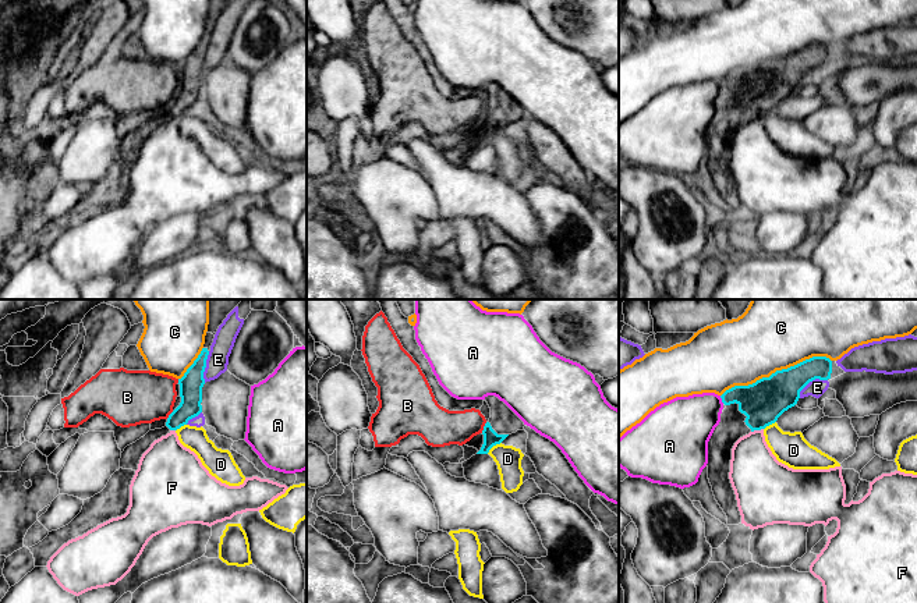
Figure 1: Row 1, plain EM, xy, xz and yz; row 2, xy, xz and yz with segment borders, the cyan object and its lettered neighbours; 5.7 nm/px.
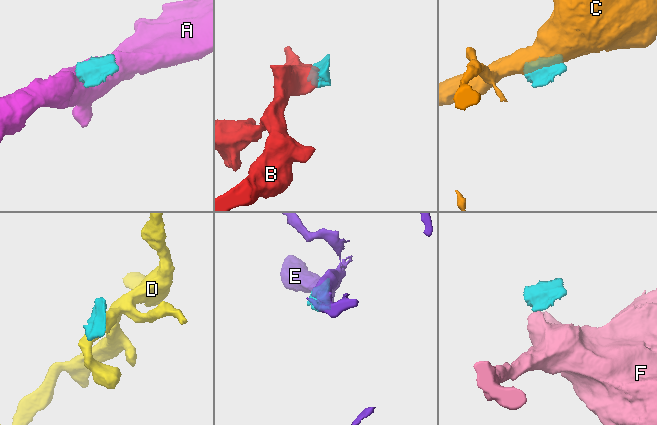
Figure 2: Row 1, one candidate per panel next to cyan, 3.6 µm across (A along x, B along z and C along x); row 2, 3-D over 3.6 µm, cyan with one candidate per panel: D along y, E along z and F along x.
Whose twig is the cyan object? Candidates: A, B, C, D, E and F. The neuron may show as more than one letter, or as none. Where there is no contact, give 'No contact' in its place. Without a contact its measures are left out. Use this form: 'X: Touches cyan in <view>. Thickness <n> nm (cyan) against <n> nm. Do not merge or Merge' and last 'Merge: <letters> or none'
A: Touches cyan in yz. Thickness 240 nm (cyan) against 320 nm. Do not merge
B: Touches cyan in xz. Thickness 90 nm (cyan) against 220 nm. Do not merge
C: Touches cyan in yz. Thickness 240 nm (cyan) against 380 nm. Do not merge
D: Touches cyan in xz. Thickness 90 nm (cyan) against 150 nm. Do not merge
E: Touches cyan in yz. Thickness 220 nm (cyan) against 100 nm. Do not merge
F: Touches cyan in yz. Thickness 240 nm (cyan) against 280 nm. Do not merge
Merge: none

